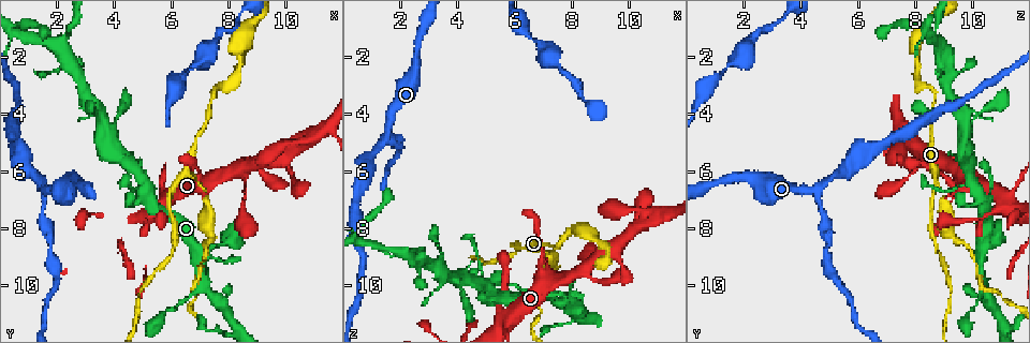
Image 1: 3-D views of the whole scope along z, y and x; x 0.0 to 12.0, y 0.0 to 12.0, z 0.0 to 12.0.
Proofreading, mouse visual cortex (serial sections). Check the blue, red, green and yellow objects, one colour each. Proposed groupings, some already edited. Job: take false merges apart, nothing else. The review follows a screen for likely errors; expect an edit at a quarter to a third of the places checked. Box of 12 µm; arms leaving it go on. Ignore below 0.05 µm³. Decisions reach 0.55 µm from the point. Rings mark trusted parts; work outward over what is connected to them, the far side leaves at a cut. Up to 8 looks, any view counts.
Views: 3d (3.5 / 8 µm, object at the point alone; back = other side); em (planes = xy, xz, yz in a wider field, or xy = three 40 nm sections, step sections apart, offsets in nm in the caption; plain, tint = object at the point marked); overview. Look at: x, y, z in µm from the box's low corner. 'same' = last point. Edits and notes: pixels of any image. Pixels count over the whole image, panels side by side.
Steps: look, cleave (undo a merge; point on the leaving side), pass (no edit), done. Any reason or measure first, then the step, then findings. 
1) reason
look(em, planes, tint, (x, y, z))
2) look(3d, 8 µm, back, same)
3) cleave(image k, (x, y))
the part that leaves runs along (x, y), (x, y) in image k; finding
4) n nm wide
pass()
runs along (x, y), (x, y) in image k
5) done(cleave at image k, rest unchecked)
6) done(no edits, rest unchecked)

narrows sharply
look(3d, 3.5 µm, (1.5, 6.7, 4.5))

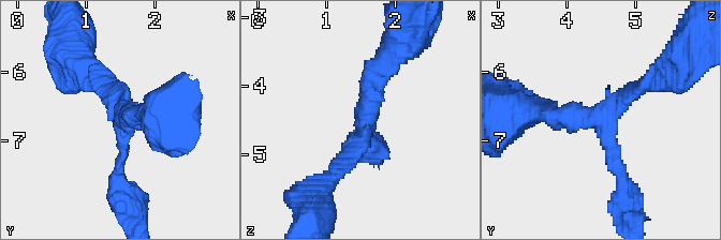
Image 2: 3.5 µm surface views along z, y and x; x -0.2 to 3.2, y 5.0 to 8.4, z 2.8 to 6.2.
look(em, xy, step 1, tint, (1.55, 6.65, 4.50))

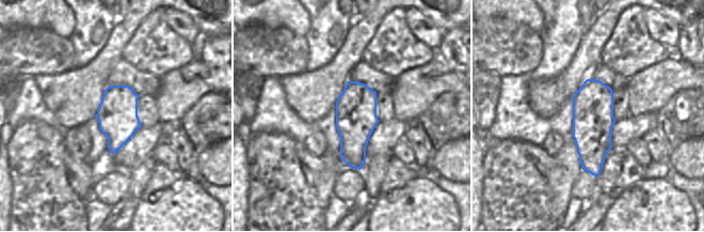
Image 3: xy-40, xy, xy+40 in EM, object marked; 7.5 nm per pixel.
300 nm wide
pass()
runs along (391, 57), (335, 169) in image 2; continuous, no second cell

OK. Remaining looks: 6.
calibre changes
look(3d, 3.5 µm, (6.9, 6.3, 9.2))

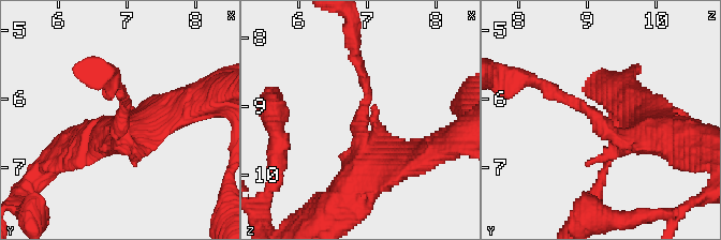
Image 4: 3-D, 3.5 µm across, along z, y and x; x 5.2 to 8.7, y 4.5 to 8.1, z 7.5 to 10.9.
arms of 200, 450 nm; need the tissue
look(em, xy, step 5, tint, (6.95, 6.35, 9.15))

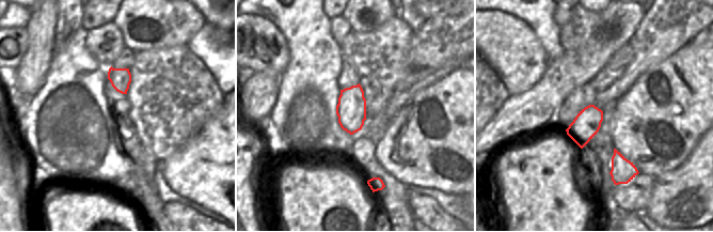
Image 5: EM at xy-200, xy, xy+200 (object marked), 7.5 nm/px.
pass()
runs along (657, 130), (621, 140), (541, 84) in image 4; one cell here

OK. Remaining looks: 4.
looks like a crossing
look(3d, 3.5 µm, (10.4, 5.0, 7.9))

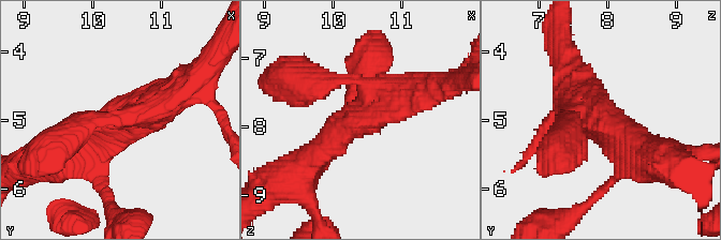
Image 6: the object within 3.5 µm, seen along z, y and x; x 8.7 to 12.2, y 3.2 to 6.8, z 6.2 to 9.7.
4 arms; arms of 200, 250, 350, 450 nm; need the tissue
look(em, xy, step 2, tint, (10.50, 4.95, 7.90))

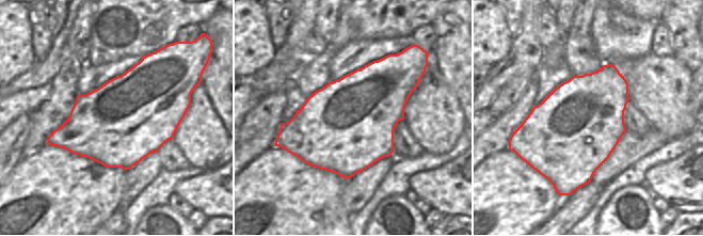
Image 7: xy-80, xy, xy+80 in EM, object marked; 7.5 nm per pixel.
pass()
runs along (76, 150), (138, 104), (181, 85) in image 6; one cell here

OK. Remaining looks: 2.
done(no edits, rest unchecked)

